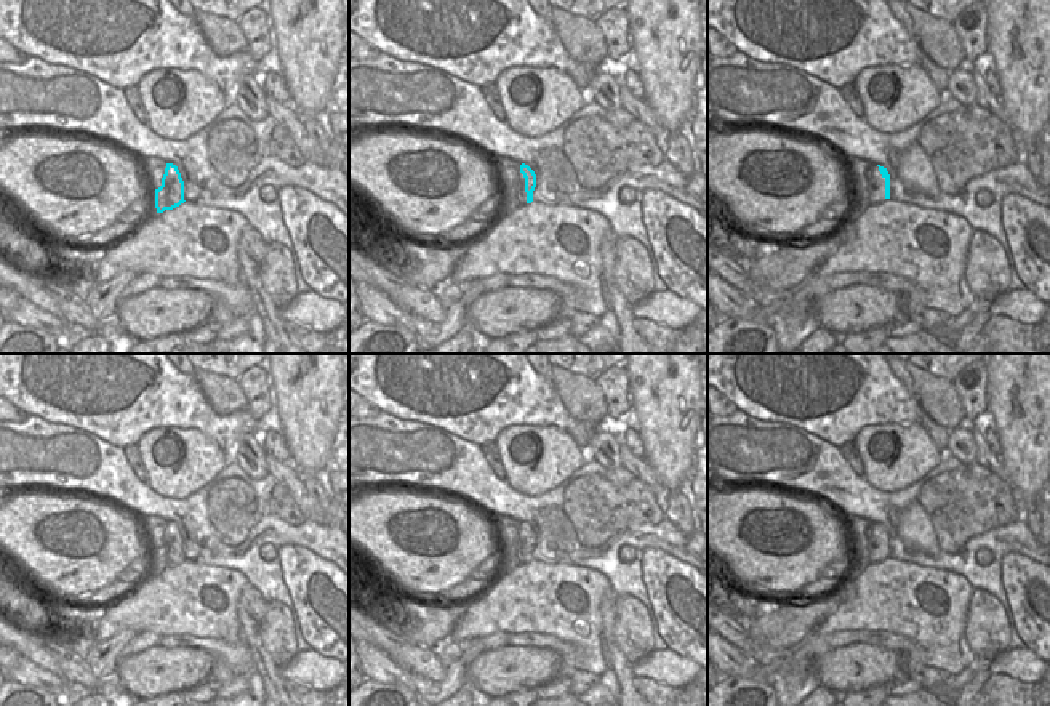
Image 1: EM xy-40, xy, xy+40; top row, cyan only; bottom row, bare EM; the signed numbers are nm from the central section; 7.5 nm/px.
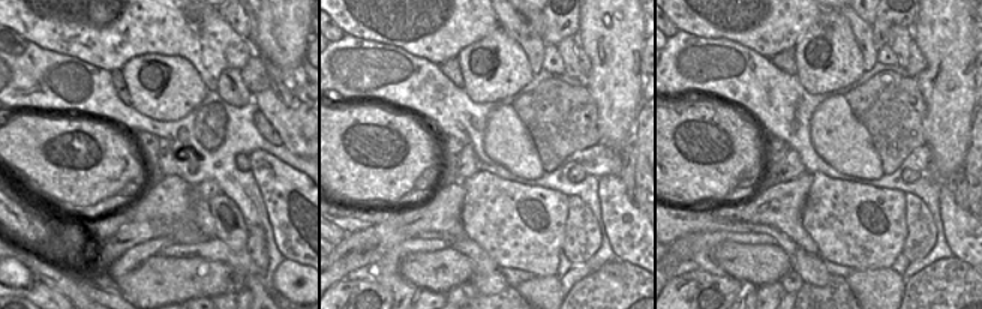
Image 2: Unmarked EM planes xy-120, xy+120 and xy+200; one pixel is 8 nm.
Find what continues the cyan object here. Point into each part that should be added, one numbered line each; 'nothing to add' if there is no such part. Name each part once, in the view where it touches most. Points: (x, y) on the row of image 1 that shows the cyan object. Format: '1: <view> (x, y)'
1: xy+40 (877, 183)

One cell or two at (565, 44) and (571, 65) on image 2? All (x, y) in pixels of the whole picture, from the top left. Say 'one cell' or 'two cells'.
one cell

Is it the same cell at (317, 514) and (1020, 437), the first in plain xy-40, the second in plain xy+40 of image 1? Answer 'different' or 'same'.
different

